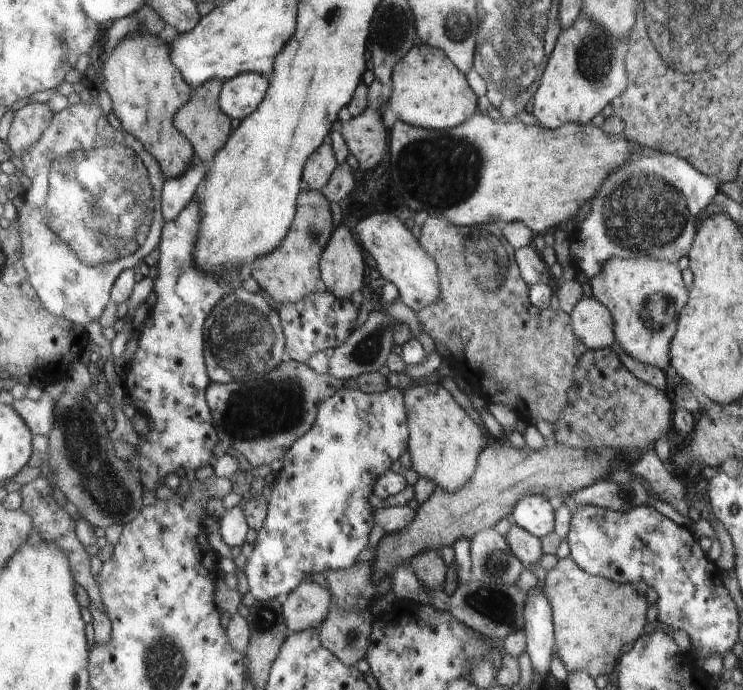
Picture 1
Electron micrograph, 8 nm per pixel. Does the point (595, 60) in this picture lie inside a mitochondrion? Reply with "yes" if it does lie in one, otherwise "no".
yes

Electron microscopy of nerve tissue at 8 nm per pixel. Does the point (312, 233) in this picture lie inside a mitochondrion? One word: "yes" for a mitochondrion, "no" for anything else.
yes

